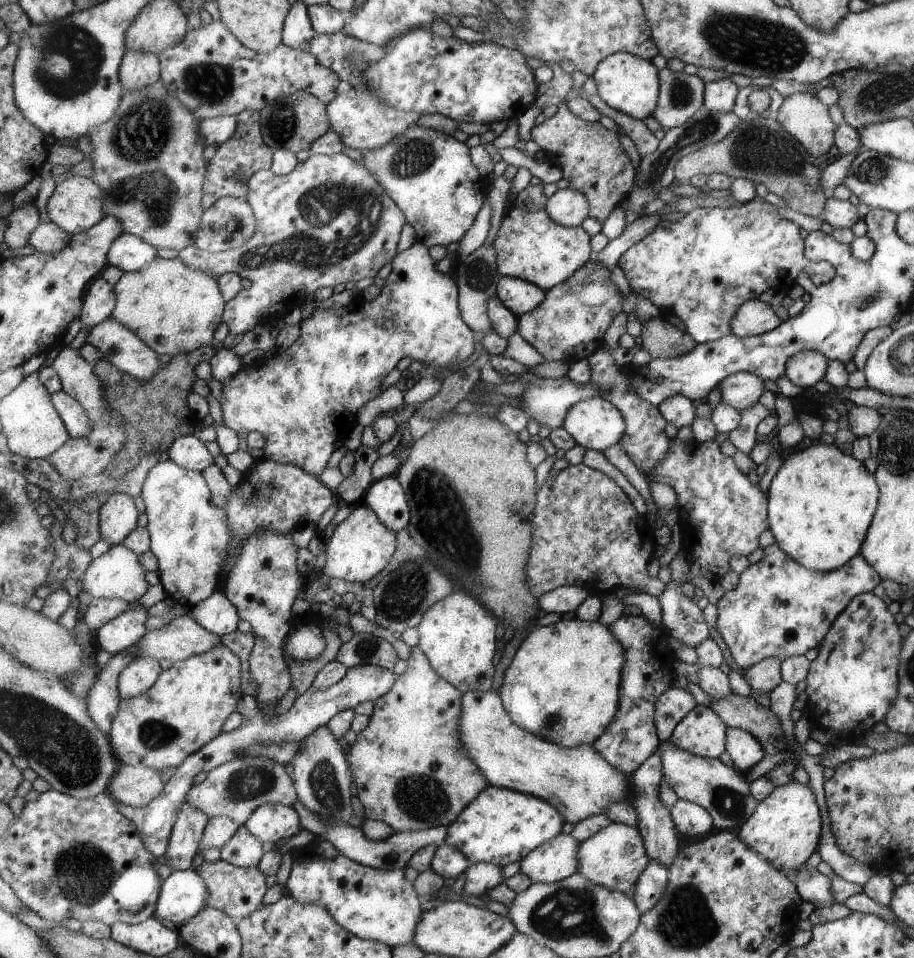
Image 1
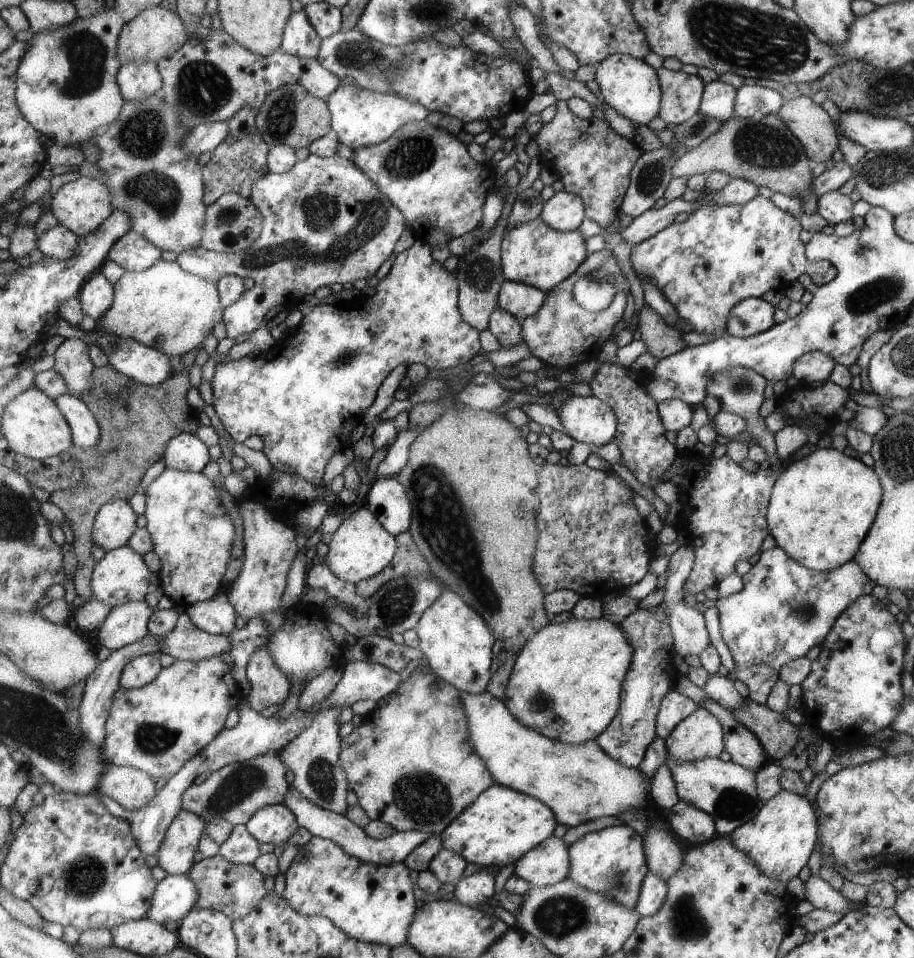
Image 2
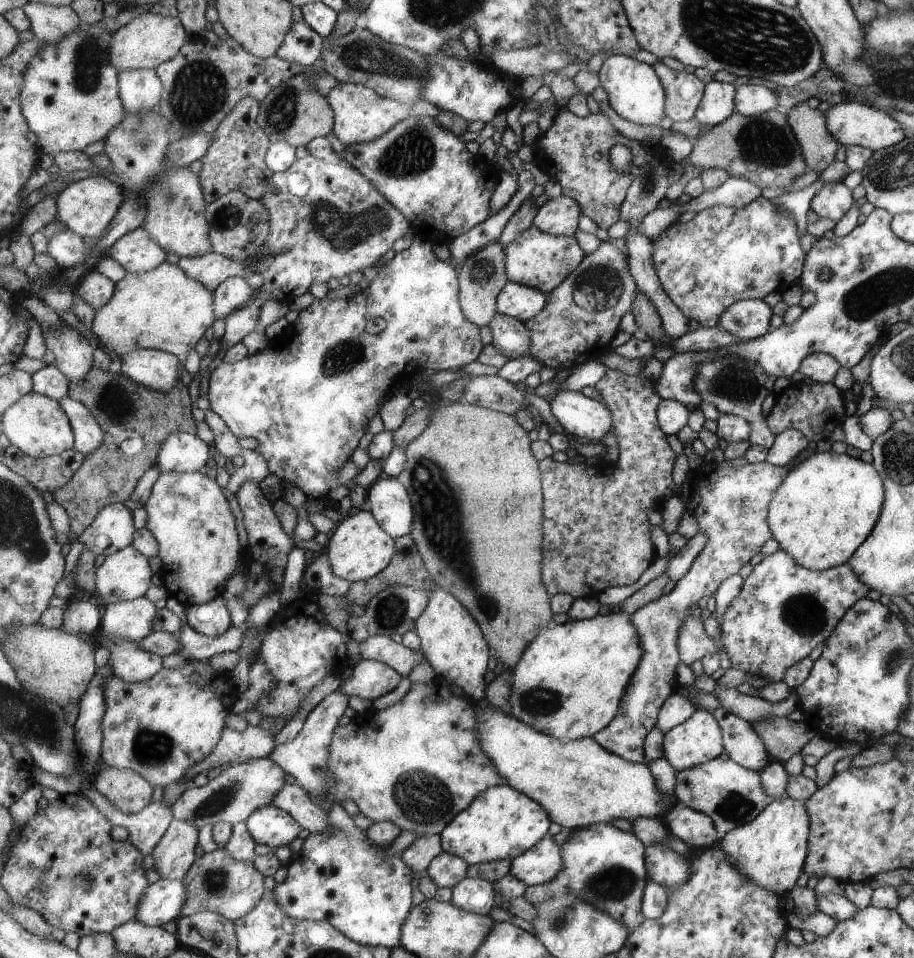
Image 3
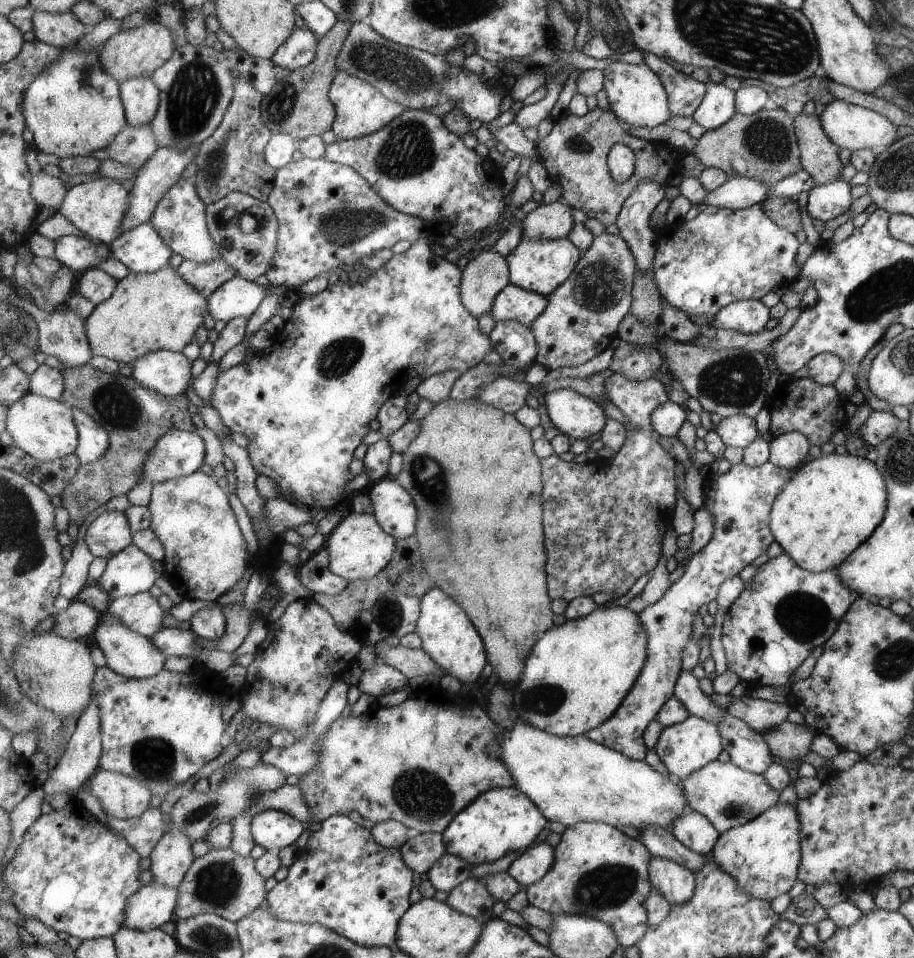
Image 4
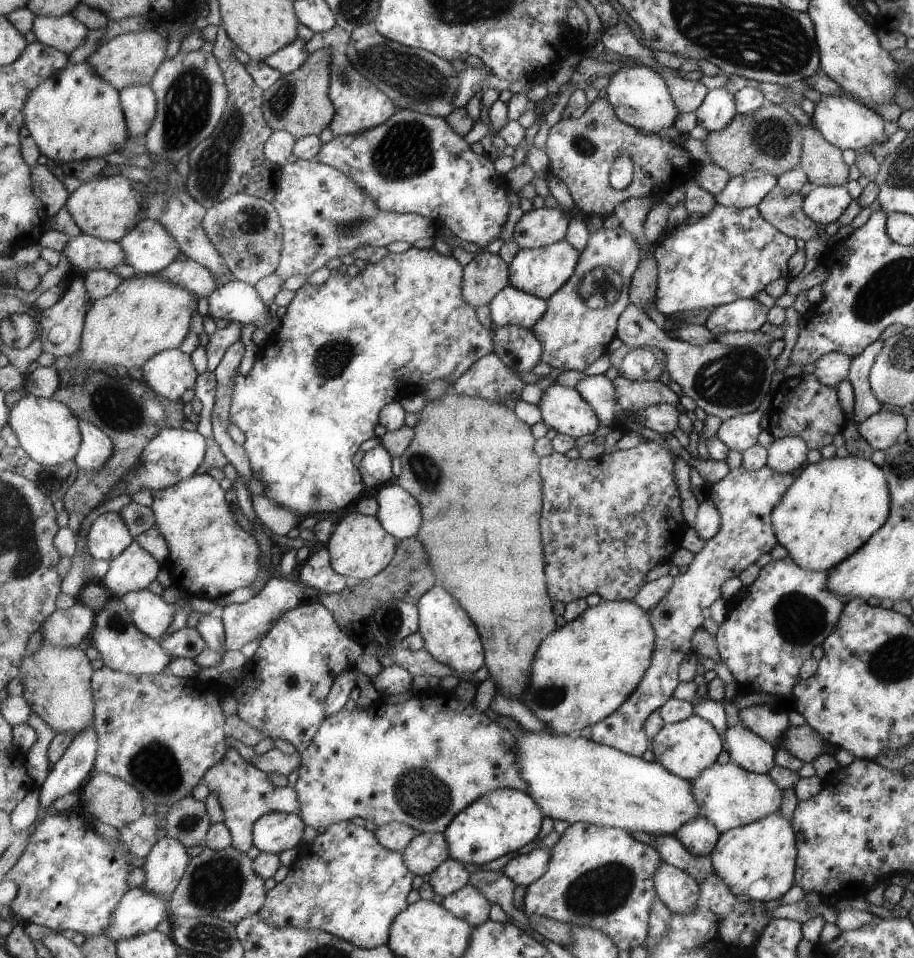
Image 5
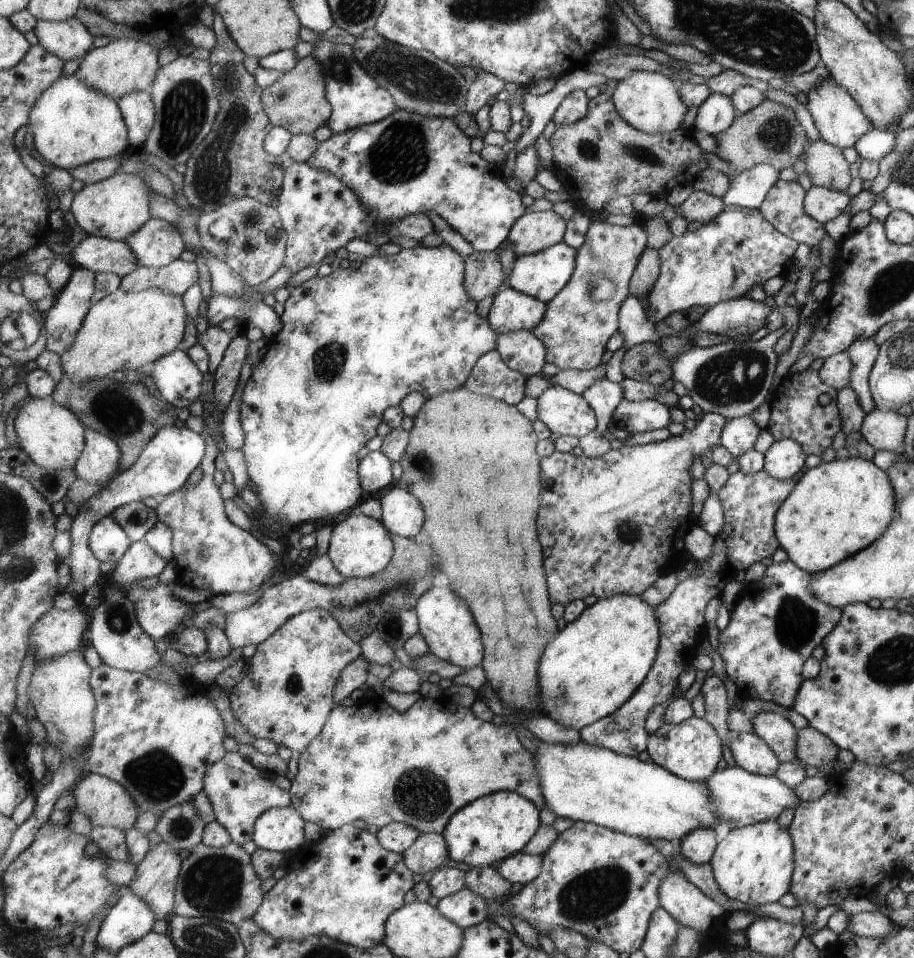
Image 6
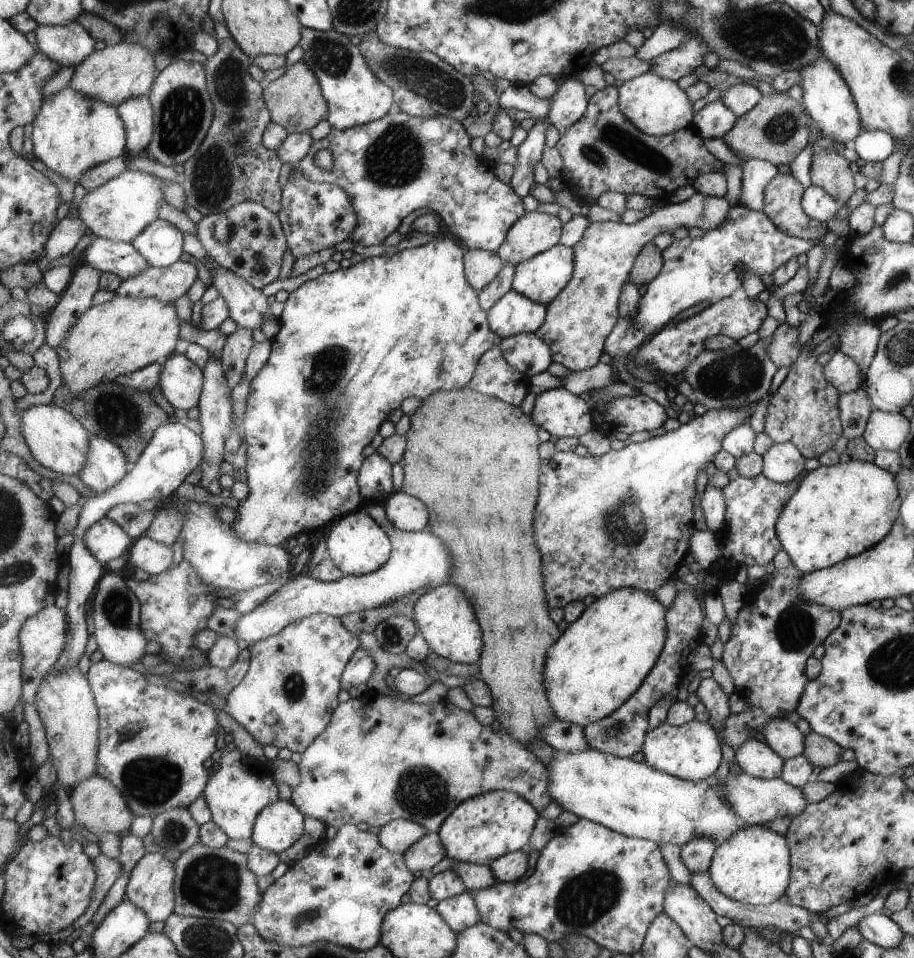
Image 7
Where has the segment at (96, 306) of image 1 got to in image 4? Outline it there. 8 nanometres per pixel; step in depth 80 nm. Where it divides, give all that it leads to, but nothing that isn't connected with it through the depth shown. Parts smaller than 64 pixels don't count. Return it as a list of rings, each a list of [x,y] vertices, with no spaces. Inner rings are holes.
[[[99,267],[83,272],[77,290],[82,296],[99,305],[115,294],[119,281],[106,270]]]

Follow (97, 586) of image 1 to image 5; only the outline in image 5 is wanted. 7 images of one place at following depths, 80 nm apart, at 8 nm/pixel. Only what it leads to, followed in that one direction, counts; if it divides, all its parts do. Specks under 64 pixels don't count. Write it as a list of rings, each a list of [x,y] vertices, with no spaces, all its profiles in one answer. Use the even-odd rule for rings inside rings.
[[[135,541],[121,556],[109,562],[109,570],[101,582],[113,597],[146,589],[165,564],[153,556],[139,541]]]

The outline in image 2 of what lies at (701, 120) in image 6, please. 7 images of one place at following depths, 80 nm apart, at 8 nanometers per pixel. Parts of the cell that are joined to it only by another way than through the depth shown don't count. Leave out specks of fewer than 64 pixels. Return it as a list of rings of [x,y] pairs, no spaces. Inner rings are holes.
[[[717,79],[710,81],[704,85],[699,113],[723,123],[733,116],[735,96],[737,89],[733,86]]]

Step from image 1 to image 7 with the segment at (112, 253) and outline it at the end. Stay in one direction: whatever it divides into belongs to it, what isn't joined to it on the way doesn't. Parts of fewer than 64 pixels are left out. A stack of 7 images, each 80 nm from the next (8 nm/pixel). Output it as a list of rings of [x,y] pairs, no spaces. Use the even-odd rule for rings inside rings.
[[[155,220],[131,244],[145,256],[150,267],[169,267],[181,260],[185,236],[175,224]]]

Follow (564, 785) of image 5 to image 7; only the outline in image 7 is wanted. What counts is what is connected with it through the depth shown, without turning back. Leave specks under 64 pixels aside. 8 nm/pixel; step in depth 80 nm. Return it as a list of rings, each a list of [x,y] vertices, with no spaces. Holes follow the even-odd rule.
[[[587,749],[578,753],[559,751],[549,765],[550,793],[562,810],[574,813],[579,819],[587,819],[609,827],[621,834],[649,839],[661,844],[671,842],[679,847],[697,837],[705,837],[715,844],[725,843],[731,835],[751,826],[740,819],[726,799],[724,784],[714,775],[700,781],[688,781],[657,770],[629,757],[618,757],[599,749]]]

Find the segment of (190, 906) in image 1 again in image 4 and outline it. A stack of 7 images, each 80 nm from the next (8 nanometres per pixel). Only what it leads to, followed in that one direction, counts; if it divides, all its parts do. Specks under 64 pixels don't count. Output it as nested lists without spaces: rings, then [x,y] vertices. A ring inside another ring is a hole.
[[[151,882],[130,896],[123,927],[149,932],[176,920],[179,889]]]

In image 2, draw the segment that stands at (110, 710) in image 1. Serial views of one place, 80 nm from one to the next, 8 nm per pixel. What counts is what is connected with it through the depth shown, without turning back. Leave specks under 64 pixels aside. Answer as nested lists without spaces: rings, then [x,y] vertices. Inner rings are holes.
[[[148,634],[145,638],[137,642],[117,649],[107,660],[100,661],[99,666],[93,671],[93,674],[89,675],[82,702],[79,706],[81,709],[81,726],[88,739],[99,749],[104,746],[107,736],[107,719],[110,715],[110,708],[113,706],[115,691],[121,687],[120,678],[122,677],[123,669],[126,667],[127,663],[130,663],[138,656],[161,653],[161,640],[162,636]]]

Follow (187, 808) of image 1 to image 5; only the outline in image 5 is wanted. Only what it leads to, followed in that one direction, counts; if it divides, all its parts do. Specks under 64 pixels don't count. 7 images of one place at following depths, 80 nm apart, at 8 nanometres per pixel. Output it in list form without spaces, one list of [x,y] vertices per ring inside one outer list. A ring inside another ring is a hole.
[[[163,837],[146,856],[146,863],[143,866],[146,881],[143,888],[167,894],[169,897],[166,899],[171,901],[190,860],[187,847],[182,842],[173,837]]]

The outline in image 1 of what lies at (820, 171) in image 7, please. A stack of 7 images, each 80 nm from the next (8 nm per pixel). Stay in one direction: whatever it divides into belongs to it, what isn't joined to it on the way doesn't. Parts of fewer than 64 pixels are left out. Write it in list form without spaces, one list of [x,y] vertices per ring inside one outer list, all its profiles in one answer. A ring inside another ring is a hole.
[[[805,88],[786,96],[774,118],[785,132],[803,144],[813,160],[827,154],[833,144],[836,126],[829,120],[827,107]]]

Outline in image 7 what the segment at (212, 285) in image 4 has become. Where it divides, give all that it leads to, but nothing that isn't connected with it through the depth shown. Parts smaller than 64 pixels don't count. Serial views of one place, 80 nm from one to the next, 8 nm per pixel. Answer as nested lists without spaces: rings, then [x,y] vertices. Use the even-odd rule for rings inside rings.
[[[175,262],[169,267],[150,267],[141,274],[127,278],[115,292],[120,296],[141,296],[176,300],[186,295],[197,280],[197,266],[187,262]]]

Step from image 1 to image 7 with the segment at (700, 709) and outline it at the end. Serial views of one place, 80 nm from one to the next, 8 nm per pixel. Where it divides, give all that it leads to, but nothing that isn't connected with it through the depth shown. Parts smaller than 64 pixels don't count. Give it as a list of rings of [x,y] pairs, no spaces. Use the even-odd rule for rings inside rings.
[[[697,720],[680,727],[671,726],[665,722],[647,733],[642,750],[643,763],[688,781],[703,780],[714,774],[721,760],[721,748],[719,748],[717,735],[715,728]]]

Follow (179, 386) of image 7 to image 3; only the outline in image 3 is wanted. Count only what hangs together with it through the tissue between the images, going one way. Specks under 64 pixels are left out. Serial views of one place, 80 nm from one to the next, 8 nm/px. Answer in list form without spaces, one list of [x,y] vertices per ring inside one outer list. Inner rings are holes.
[[[137,349],[118,357],[121,362],[116,369],[145,387],[171,392],[180,382],[181,360],[176,354],[161,349]]]

